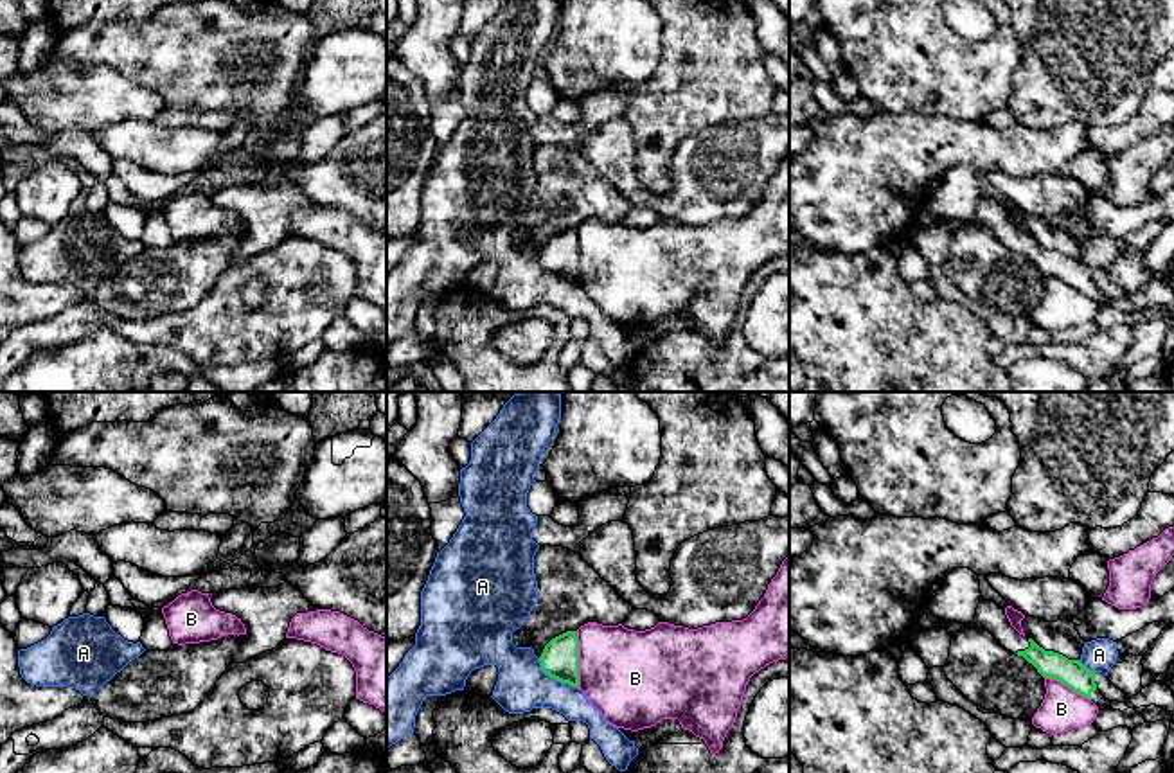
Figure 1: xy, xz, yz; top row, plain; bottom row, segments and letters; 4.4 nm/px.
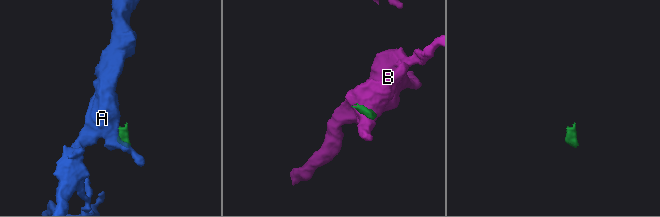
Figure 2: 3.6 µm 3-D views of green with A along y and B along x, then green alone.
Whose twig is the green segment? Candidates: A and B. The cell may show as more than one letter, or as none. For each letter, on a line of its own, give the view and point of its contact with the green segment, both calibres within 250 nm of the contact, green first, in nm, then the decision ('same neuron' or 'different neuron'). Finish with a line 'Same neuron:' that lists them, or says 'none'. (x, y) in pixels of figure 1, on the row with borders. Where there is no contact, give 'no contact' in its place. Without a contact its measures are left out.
A: contact xz (554, 678); calibres 170 and 220 nm; different neuron
B: contact xz (578, 660); calibres 170 and 420 nm; different neuron
Same neuron: none

